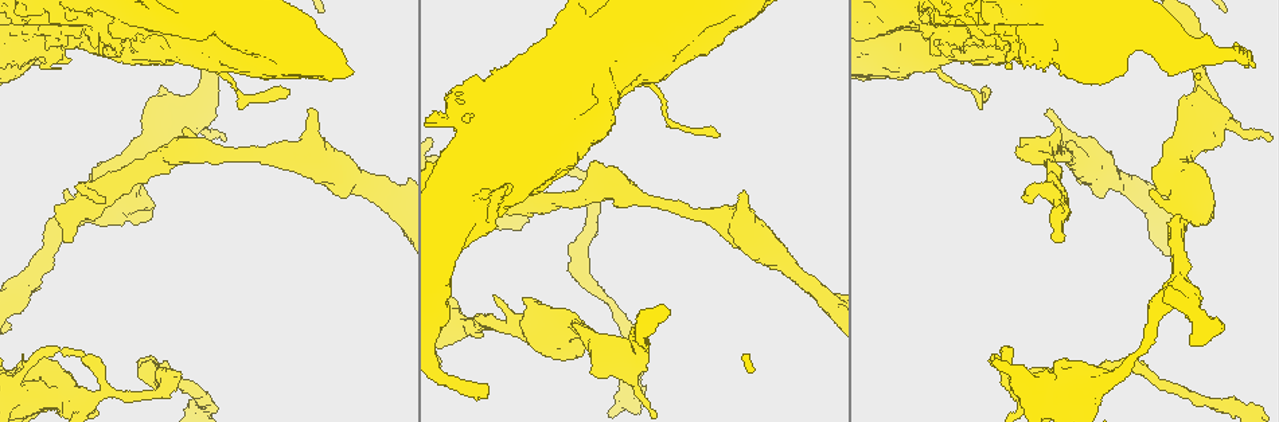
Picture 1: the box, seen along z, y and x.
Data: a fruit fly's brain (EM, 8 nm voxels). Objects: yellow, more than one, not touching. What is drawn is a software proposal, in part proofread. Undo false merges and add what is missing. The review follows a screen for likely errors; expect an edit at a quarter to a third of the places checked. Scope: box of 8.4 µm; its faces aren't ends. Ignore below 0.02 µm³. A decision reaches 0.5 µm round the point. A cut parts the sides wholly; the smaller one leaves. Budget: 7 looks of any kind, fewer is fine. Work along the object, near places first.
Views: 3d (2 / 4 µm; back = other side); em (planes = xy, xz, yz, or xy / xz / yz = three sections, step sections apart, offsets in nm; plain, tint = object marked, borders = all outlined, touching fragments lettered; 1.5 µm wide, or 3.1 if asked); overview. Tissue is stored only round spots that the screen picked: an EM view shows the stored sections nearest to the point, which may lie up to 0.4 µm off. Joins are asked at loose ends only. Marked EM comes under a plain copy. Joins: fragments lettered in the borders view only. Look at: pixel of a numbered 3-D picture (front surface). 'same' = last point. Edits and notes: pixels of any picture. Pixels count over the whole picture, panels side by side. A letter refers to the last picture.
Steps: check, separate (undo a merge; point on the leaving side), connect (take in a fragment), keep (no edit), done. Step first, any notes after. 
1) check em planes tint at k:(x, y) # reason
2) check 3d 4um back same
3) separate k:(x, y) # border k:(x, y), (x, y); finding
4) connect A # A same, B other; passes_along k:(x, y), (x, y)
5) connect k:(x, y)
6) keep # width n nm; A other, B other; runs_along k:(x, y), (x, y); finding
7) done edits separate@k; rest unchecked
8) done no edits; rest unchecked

check 3d 4um back at 1:(311, 108) # branch stops here

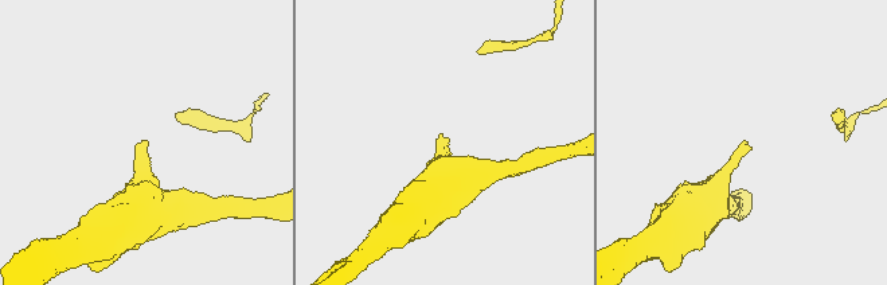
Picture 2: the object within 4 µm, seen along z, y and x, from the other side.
check em planes borders at 2:(445, 142)

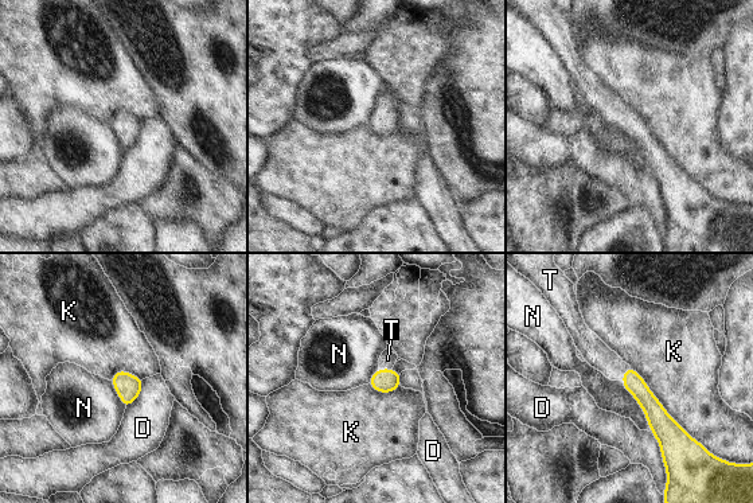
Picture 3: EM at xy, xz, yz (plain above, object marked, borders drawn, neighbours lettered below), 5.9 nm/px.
connect T # longest_contact K 650 nm; D other, K other, N other, T same; passes_along 3:(633, 383), (623, 373), (596, 353); it goes on there

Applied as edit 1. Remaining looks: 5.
check 3d 2um at 1:(638, 199) # sudden change in width

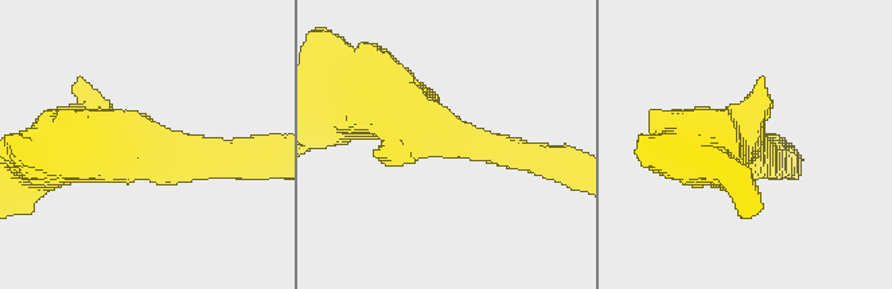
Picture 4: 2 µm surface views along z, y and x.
check em planes tint at 4:(442, 131) # arm_widths 260, 420 nm

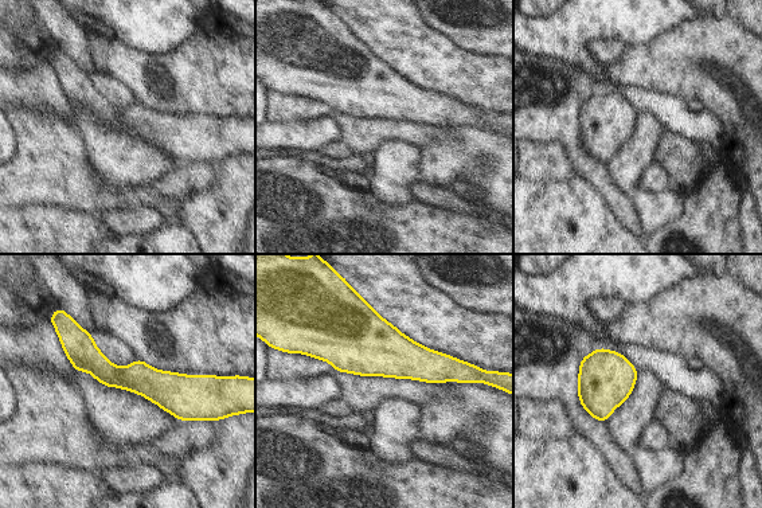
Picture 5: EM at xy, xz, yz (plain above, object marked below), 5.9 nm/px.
check em planes borders same

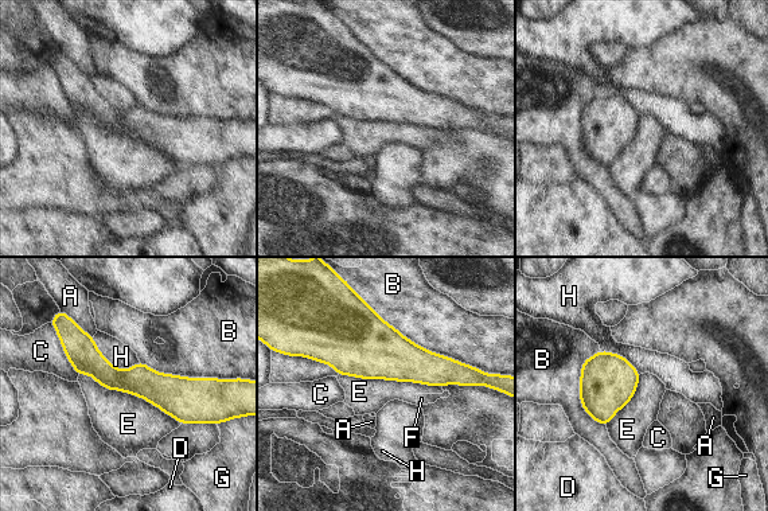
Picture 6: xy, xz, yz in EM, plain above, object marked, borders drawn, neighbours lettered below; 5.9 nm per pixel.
keep # A other, B other, C other, D other, E other, F other, G other, H other; border 6:(78, 375), (143, 397), (180, 424); all the same neuron

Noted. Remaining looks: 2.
check em planes borders at 1:(1247, 61)

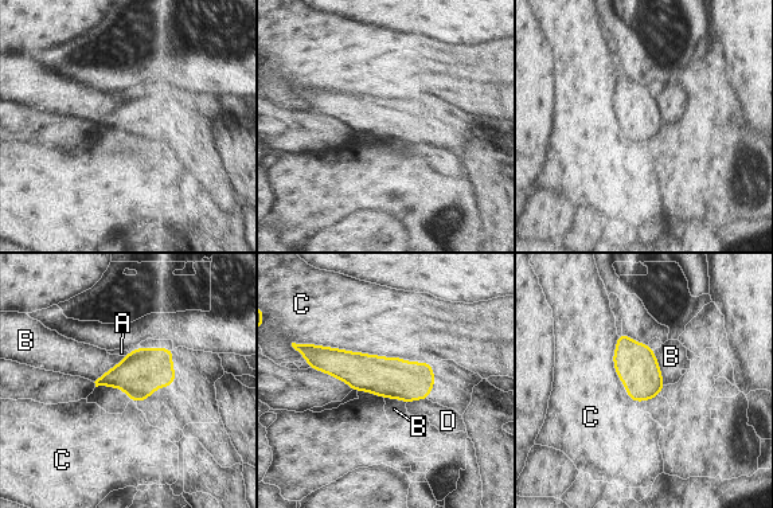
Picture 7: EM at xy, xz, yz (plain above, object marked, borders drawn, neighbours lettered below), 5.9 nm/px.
keep # width 240 nm; A other, B other, C other, D other; border 7:(654, 350), (662, 379), (666, 385); none of them fits

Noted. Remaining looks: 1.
done edits connect@3; rest unchecked

